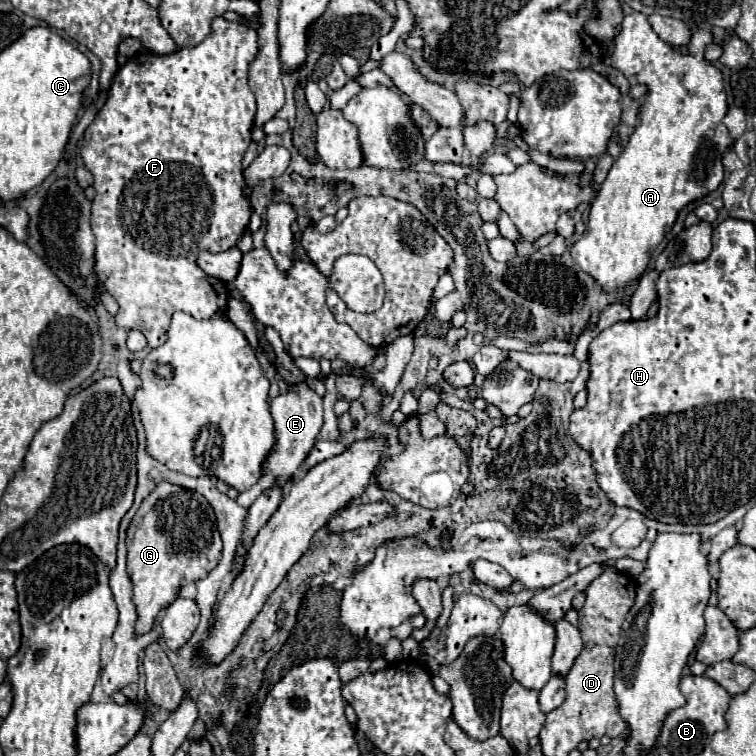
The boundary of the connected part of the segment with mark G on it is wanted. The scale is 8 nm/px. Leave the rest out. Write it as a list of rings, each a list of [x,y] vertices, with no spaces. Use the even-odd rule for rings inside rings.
[[[155,485],[137,509],[127,529],[127,573],[133,583],[133,605],[137,609],[135,635],[149,633],[161,609],[177,599],[183,585],[205,579],[221,559],[221,537],[211,505],[197,491],[171,485]]]

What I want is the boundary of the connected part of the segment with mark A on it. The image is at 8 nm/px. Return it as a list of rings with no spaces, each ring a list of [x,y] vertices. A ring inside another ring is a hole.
[[[637,11],[625,15],[621,23],[621,33],[615,37],[615,51],[607,59],[607,63],[623,71],[631,85],[643,83],[649,91],[641,103],[641,123],[635,127],[635,133],[631,135],[627,147],[615,159],[607,179],[603,181],[595,201],[591,203],[587,235],[583,235],[571,247],[571,257],[575,259],[575,263],[585,273],[589,273],[607,293],[623,291],[627,285],[639,279],[651,261],[653,249],[657,249],[665,233],[673,227],[677,213],[687,203],[697,201],[707,193],[713,193],[723,181],[721,157],[725,149],[731,147],[733,139],[727,127],[721,123],[727,113],[723,77],[711,63],[703,59],[707,43],[711,43],[711,31],[699,29],[691,35],[689,53],[683,55],[665,41],[661,41],[649,24],[648,17]]]

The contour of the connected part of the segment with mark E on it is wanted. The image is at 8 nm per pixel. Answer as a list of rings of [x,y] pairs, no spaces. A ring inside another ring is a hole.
[[[297,383],[291,385],[289,391],[285,395],[279,395],[271,401],[271,417],[275,423],[275,449],[273,453],[267,457],[265,463],[265,473],[261,477],[261,481],[257,485],[253,485],[249,491],[239,493],[239,497],[235,499],[241,507],[251,507],[253,501],[261,495],[263,489],[269,489],[273,485],[283,485],[289,479],[295,477],[295,473],[299,471],[299,465],[303,463],[303,459],[307,457],[307,453],[313,449],[321,426],[323,425],[323,399],[312,391],[305,383]],[[301,401],[301,403],[299,403]]]

